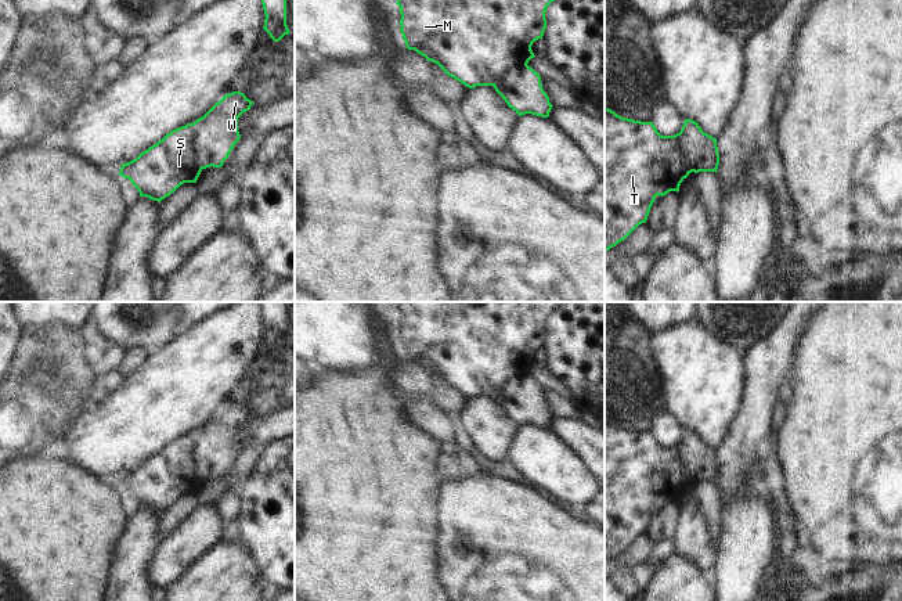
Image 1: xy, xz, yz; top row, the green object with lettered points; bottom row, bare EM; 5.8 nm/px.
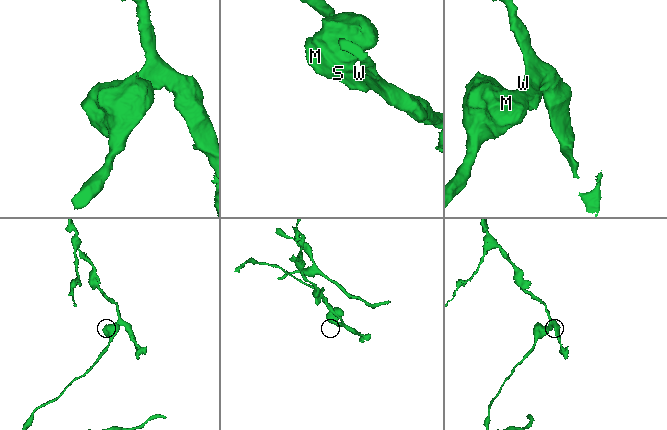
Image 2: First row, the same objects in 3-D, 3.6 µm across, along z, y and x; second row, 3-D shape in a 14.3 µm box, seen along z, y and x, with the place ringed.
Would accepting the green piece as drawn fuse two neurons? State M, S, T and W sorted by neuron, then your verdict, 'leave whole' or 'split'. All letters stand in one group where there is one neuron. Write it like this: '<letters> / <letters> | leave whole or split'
M S T / W | split

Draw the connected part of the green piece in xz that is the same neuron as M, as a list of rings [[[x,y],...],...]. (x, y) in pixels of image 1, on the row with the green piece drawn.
[[[397,0],[400,32],[408,50],[415,50],[437,64],[448,76],[469,89],[495,86],[515,66],[524,66],[534,53],[531,46],[542,39],[546,28],[546,7],[555,0]]]

